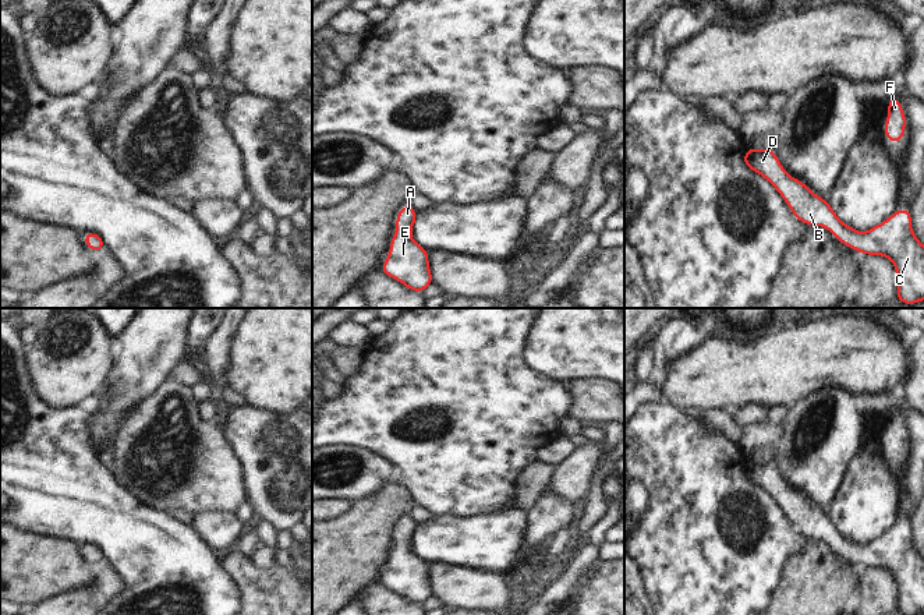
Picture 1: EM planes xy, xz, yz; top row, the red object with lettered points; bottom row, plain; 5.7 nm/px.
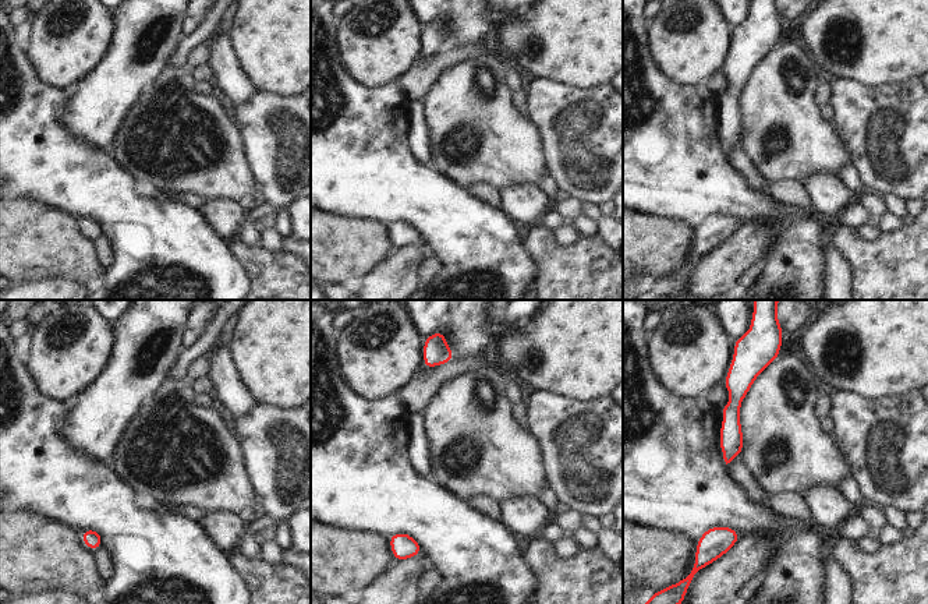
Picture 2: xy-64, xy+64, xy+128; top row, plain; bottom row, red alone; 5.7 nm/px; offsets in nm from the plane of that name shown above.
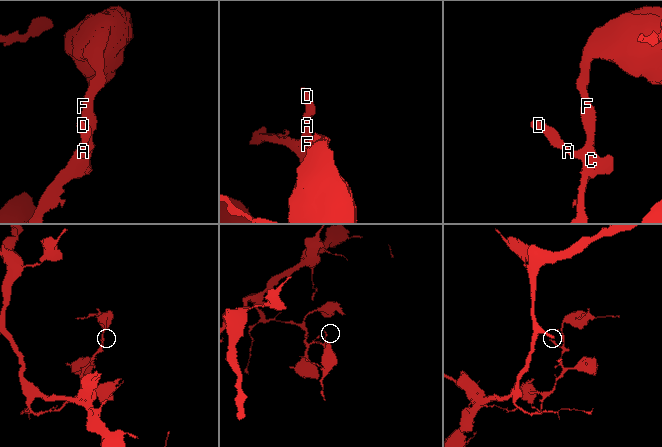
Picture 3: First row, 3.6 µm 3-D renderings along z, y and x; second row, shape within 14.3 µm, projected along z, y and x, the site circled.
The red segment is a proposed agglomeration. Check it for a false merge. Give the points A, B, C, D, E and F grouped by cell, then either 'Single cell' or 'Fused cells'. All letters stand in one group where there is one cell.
Groups: A B C D E F. Single cell.

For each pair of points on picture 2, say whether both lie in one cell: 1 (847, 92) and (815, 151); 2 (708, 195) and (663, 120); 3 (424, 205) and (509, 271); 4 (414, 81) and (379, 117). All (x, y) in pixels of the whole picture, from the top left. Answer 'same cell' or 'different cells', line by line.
1: different cells
2: same cell
3: same cell
4: different cells

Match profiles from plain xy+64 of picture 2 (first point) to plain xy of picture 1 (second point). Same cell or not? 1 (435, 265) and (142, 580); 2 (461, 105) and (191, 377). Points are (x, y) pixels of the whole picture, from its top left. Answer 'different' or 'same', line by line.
1: different
2: different

